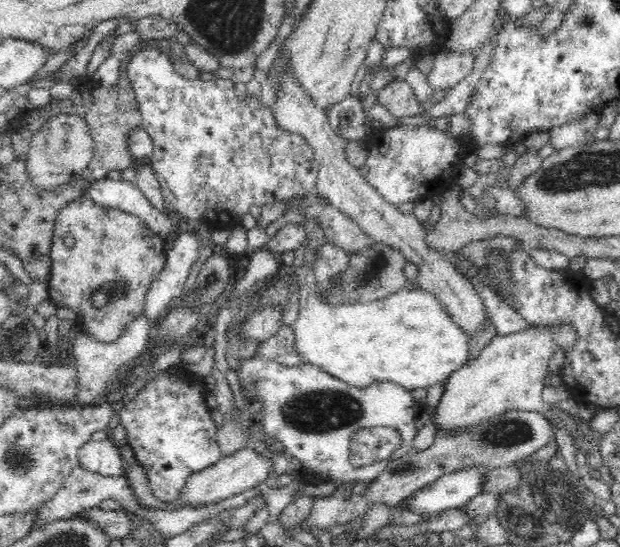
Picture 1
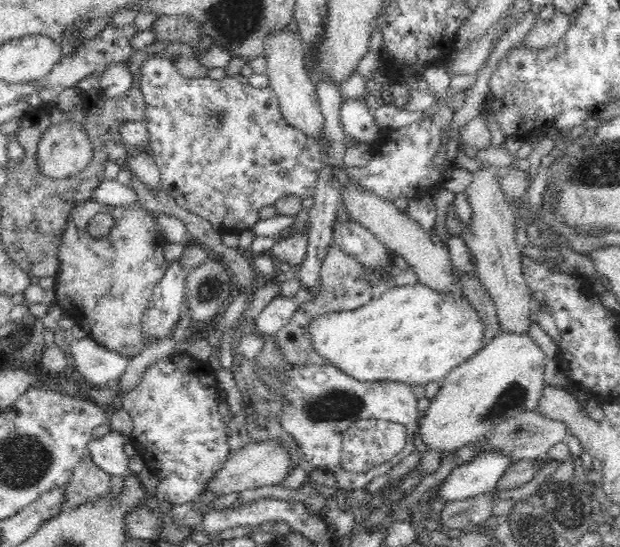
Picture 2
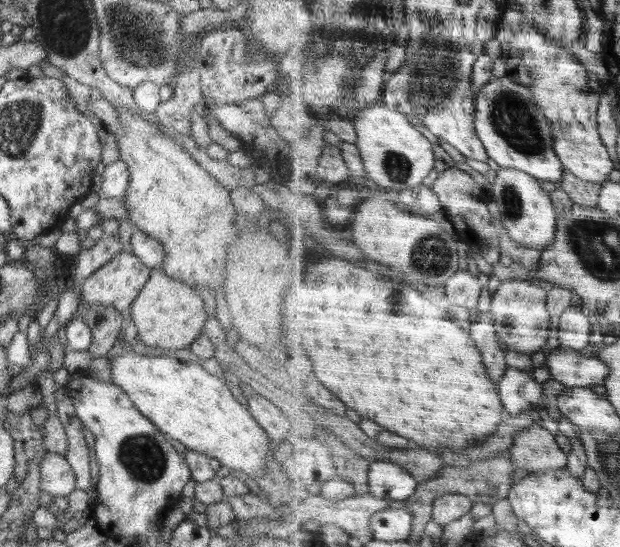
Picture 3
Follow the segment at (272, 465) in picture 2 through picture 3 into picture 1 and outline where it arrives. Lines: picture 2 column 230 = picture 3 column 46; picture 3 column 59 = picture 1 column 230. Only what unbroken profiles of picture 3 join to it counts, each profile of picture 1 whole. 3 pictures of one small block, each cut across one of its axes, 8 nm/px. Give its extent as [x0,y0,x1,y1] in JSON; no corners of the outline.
[179,447,272,507]

